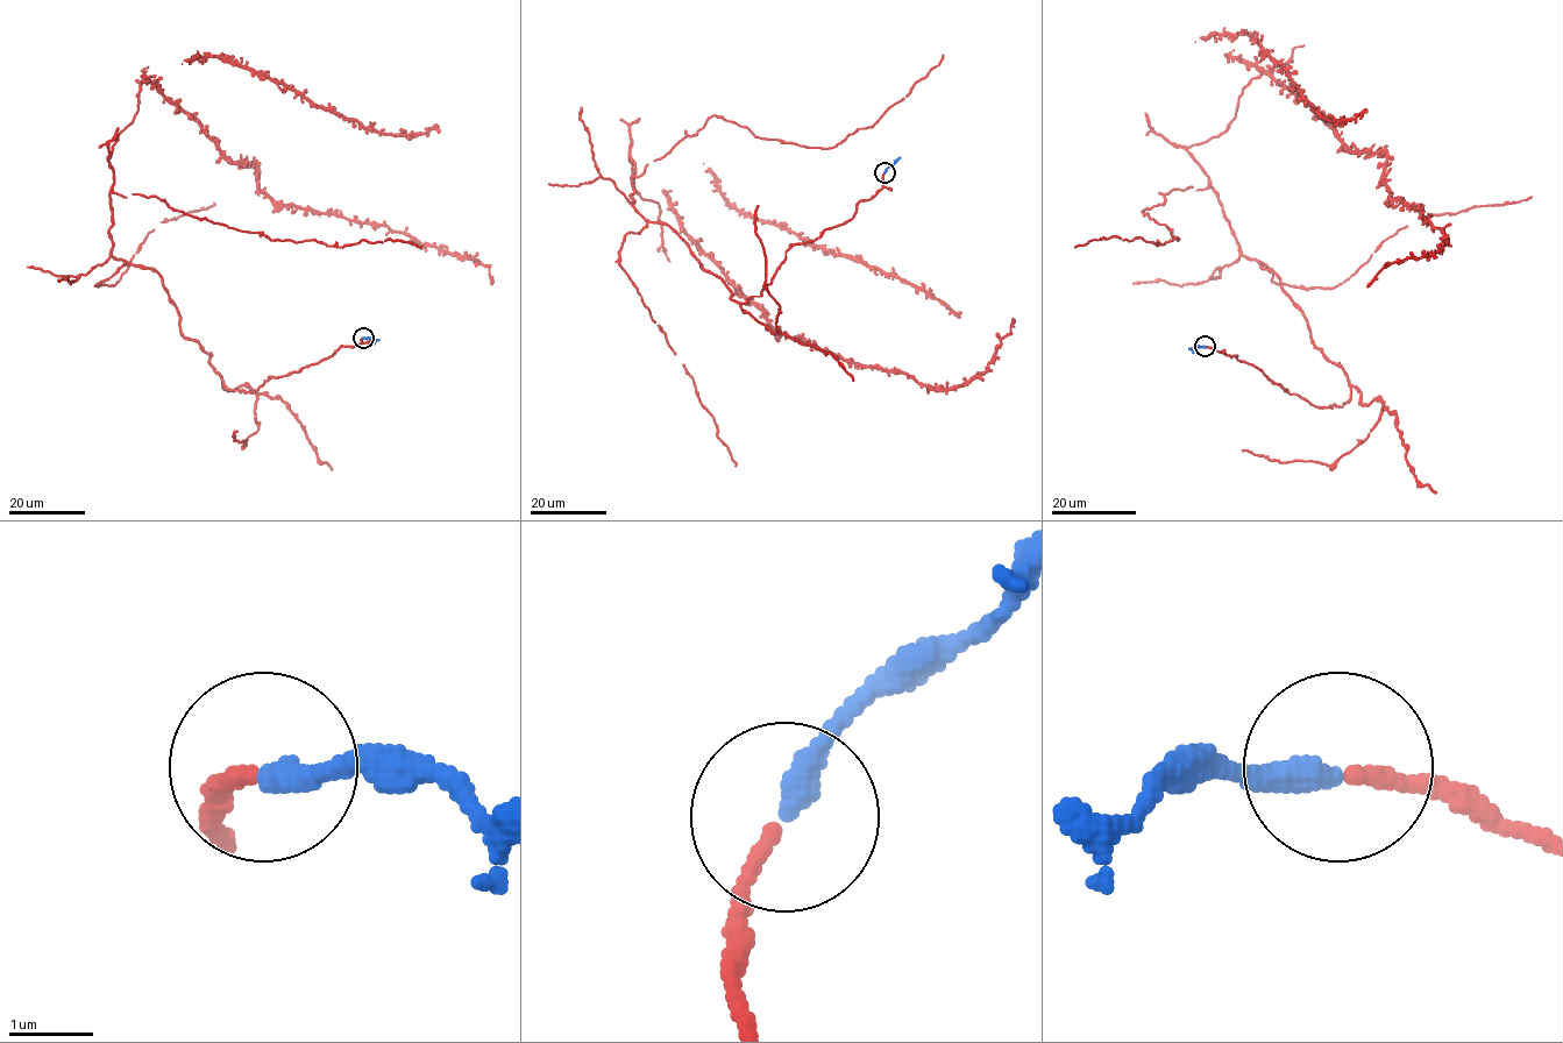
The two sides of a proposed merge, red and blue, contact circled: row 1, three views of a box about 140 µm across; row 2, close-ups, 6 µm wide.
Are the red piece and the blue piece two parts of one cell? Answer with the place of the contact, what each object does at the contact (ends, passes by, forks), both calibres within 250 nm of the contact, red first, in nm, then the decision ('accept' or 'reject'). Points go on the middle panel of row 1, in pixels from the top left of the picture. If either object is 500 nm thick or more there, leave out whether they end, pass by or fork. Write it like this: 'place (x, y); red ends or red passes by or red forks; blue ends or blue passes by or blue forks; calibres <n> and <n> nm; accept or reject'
place (885, 172); red ends; blue ends; calibres 170 and 320 nm; accept

